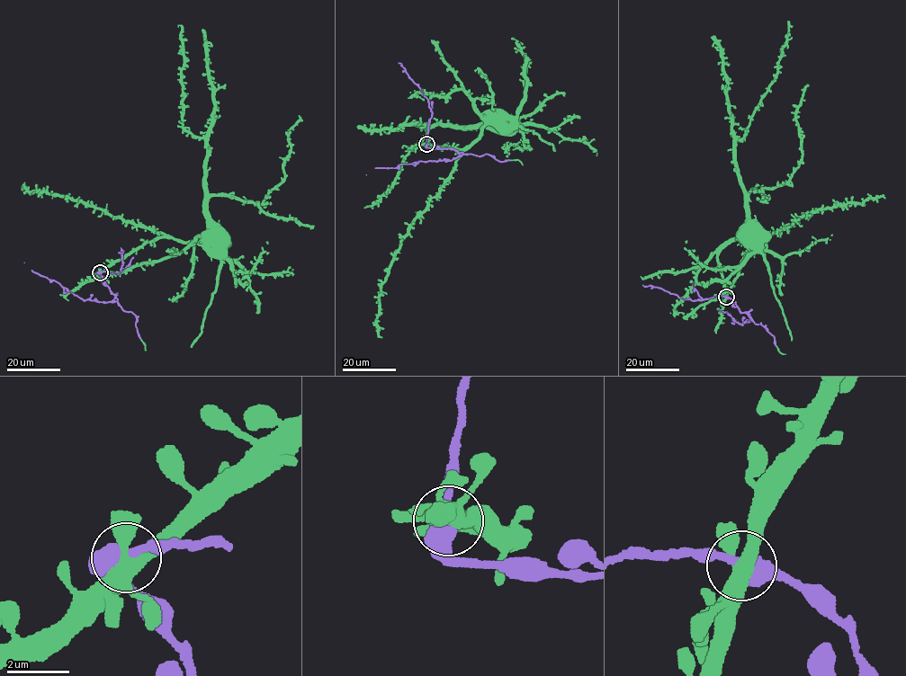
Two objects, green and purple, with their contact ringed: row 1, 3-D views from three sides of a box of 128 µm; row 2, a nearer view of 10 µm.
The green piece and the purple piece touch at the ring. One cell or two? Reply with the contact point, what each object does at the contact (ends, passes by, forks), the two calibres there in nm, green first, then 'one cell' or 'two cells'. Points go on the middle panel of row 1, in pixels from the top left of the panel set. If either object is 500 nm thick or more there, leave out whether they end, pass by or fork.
place (426, 144); green forks; purple passes by; calibres 420 and 440 nm; one cell

